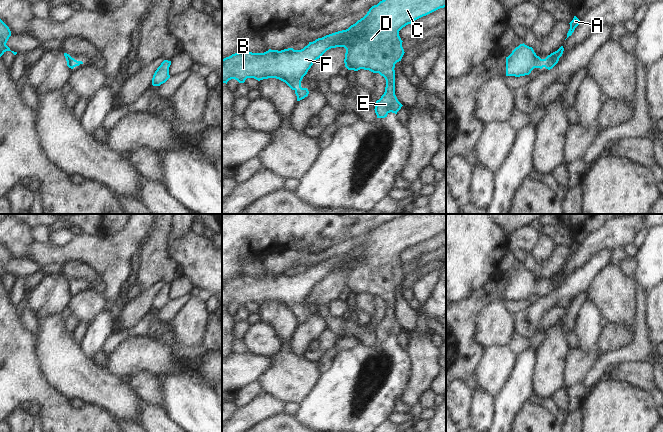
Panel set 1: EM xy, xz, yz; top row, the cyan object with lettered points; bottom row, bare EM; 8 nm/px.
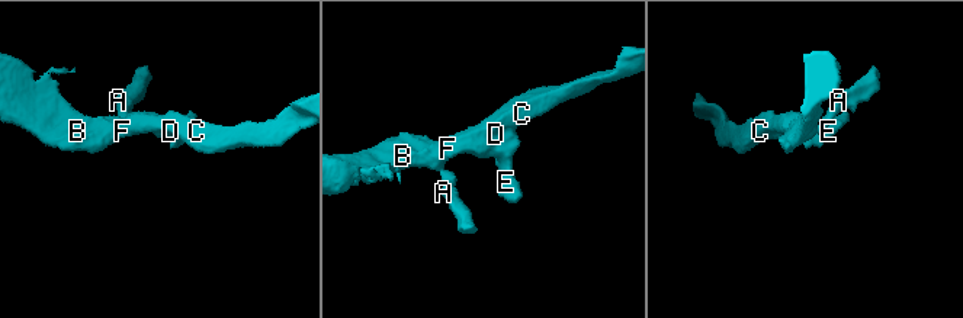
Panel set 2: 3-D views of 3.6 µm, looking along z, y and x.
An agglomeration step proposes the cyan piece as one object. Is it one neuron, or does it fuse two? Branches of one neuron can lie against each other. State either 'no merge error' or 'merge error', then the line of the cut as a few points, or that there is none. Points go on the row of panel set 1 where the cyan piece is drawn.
no merge error; cut none

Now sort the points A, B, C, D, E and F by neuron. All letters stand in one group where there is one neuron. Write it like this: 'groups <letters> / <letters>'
groups A B C D E F

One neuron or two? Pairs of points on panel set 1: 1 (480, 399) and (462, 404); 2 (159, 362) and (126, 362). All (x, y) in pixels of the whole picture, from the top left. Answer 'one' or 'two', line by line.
1: two
2: one

